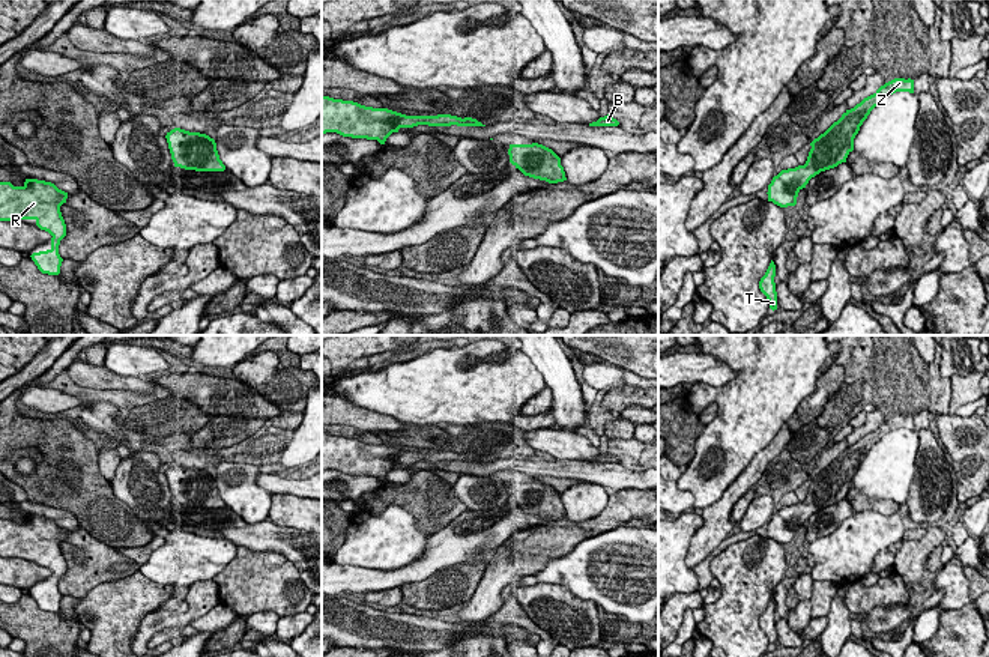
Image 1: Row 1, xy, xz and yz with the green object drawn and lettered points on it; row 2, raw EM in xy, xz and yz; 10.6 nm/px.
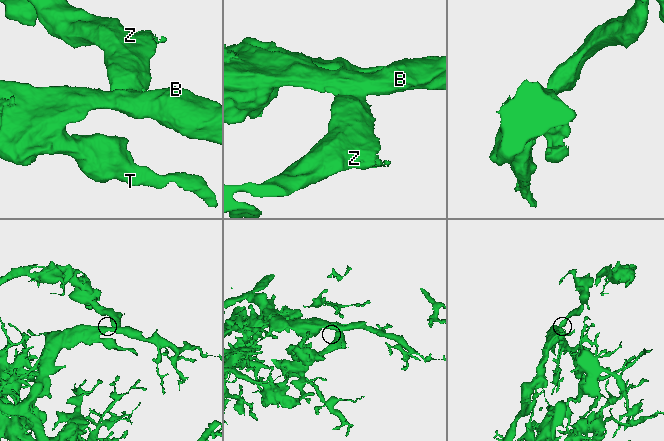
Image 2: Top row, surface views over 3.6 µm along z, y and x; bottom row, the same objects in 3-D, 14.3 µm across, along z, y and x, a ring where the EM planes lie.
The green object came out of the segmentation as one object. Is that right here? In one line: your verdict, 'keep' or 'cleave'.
keep

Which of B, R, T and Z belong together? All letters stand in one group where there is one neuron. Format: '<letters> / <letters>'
B R T Z

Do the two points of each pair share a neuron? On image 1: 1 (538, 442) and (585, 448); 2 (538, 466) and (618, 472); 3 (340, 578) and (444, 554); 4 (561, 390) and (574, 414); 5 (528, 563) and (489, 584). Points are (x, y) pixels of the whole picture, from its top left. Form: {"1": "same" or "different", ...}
{"1": "same", "2": "same", "3": "same", "4": "same", "5": "same"}

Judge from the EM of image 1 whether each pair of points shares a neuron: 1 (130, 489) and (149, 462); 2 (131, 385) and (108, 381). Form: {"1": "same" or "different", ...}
{"1": "same", "2": "same"}

